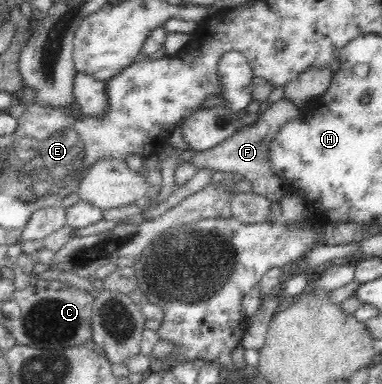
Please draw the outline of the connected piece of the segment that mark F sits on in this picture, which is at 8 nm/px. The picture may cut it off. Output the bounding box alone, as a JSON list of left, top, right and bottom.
[192,99,300,203]

